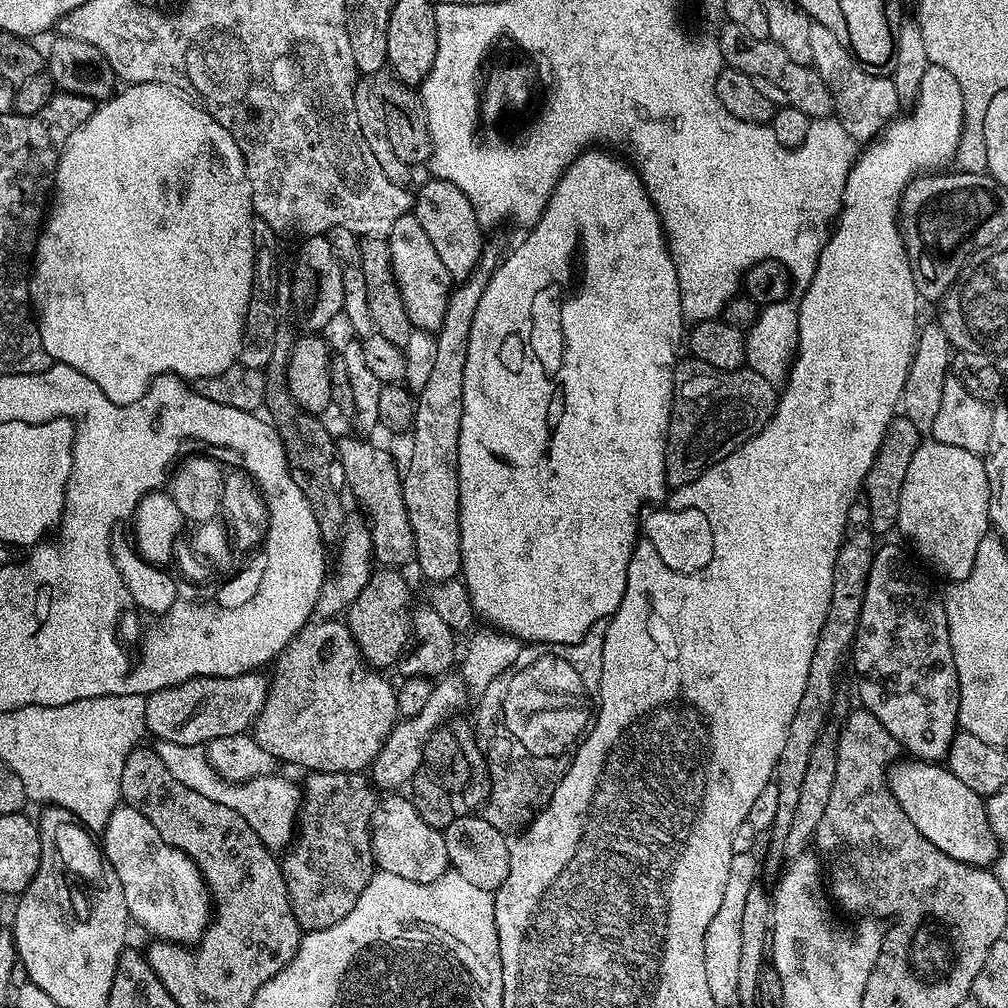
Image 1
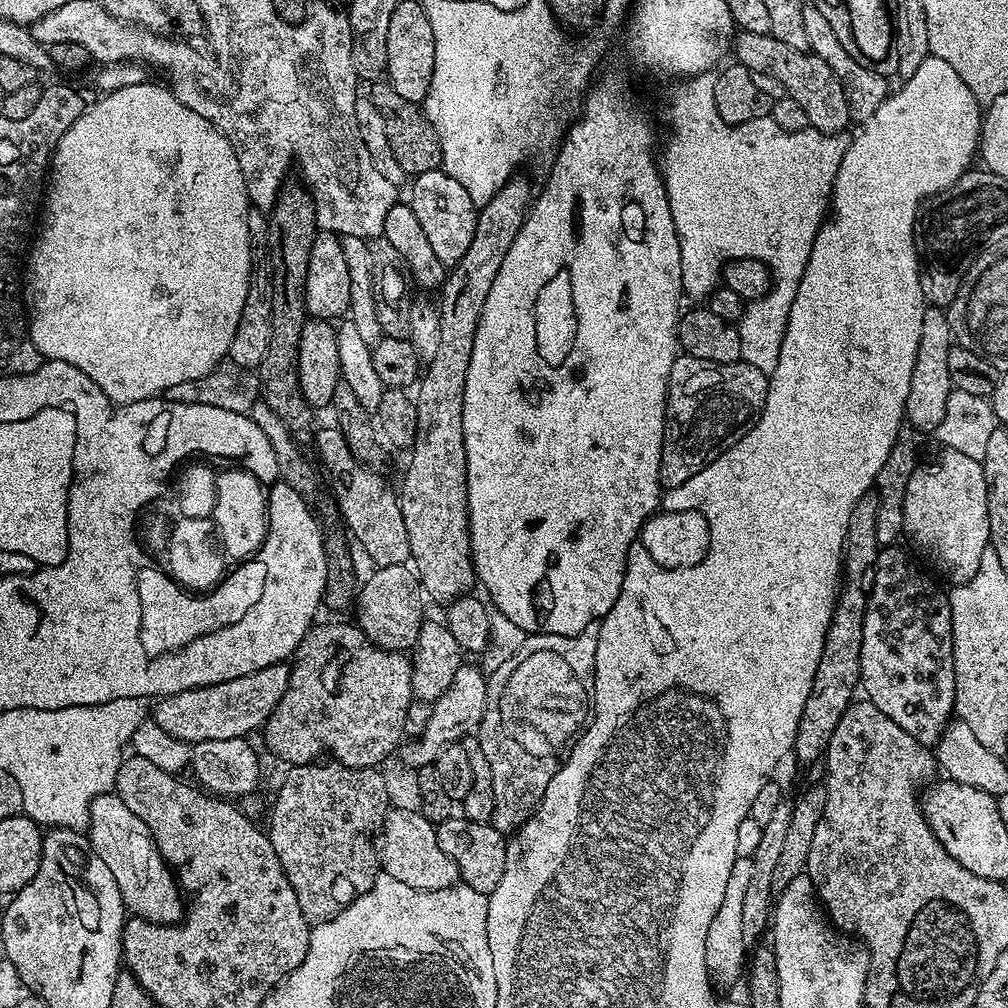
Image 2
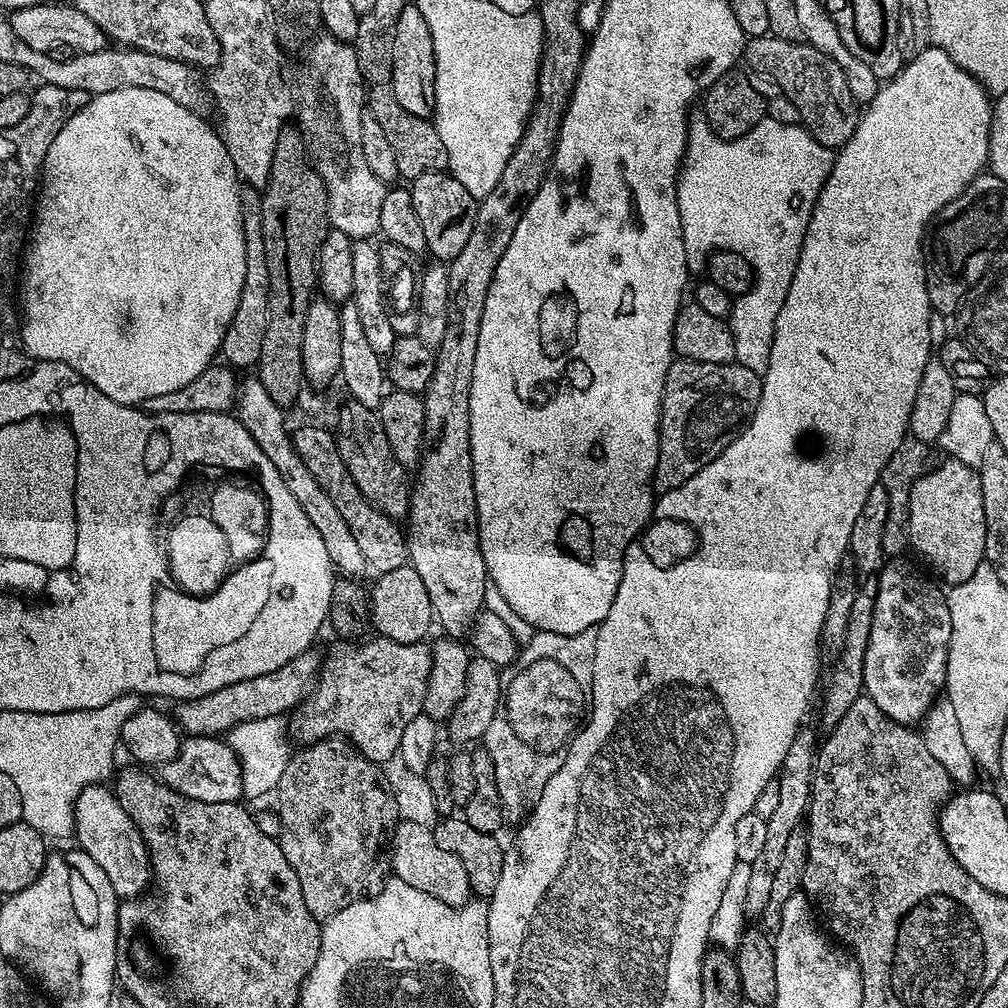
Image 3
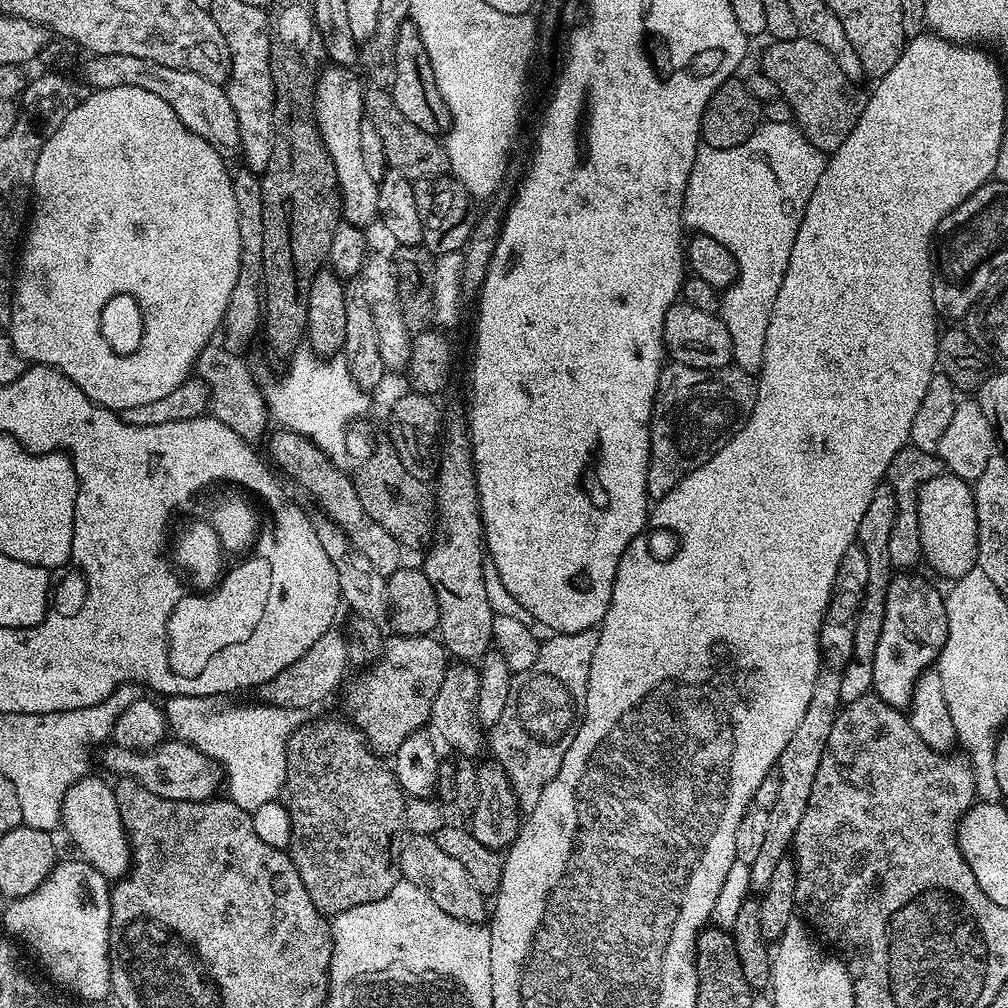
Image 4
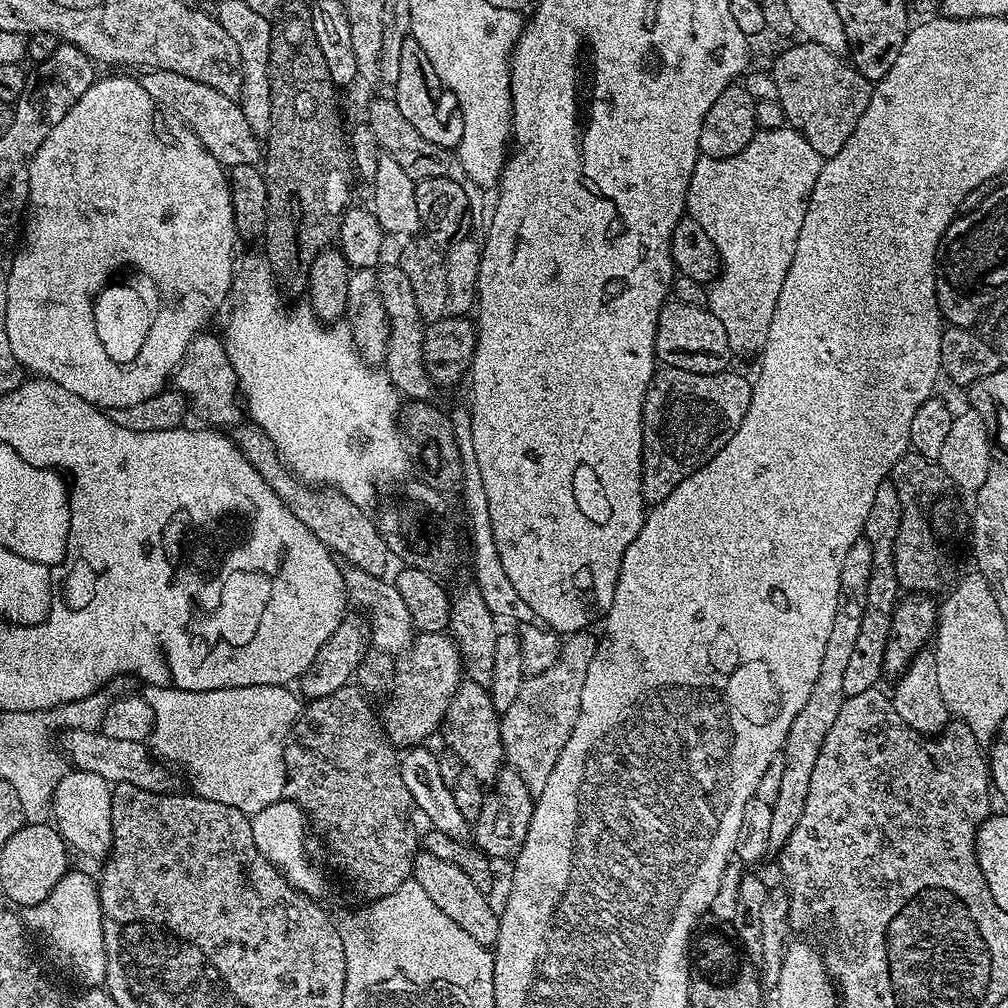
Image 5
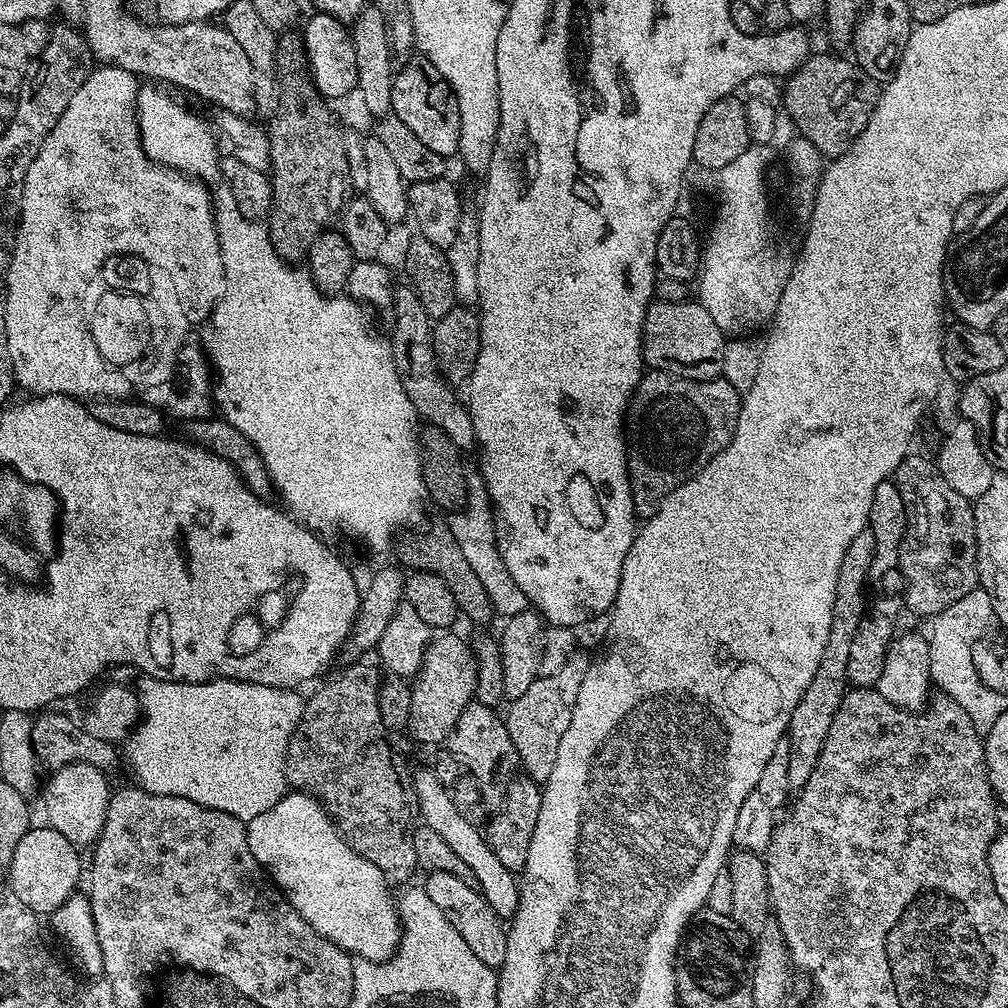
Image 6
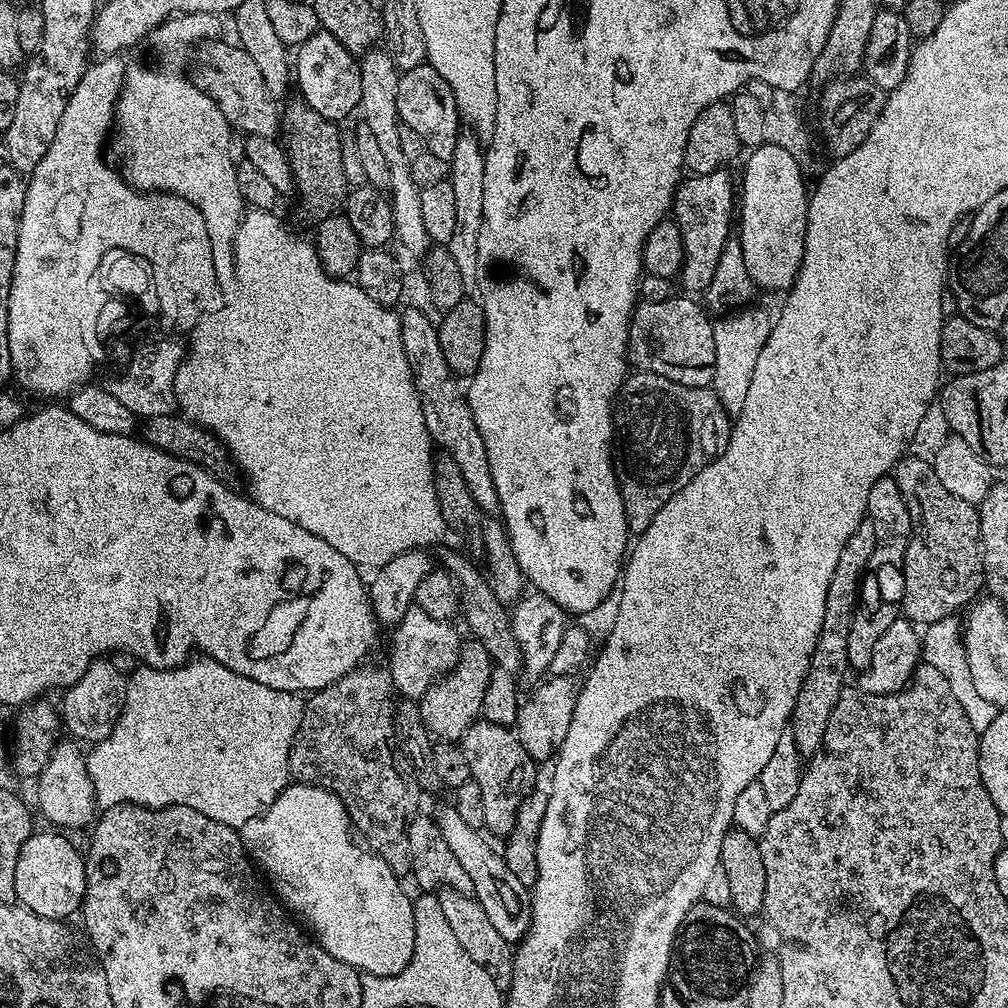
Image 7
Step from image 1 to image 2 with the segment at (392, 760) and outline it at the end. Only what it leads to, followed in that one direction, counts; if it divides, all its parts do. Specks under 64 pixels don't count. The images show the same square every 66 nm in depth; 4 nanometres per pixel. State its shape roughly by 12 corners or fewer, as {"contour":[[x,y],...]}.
{"contour":[[461,663],[418,738],[399,749],[415,770],[479,729],[488,676]]}

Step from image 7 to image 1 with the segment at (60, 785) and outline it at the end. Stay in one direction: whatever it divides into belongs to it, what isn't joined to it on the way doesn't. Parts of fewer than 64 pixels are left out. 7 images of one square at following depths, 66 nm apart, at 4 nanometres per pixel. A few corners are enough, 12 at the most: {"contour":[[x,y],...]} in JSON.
{"contour":[[118,806],[102,851],[129,917],[195,945],[212,894],[196,863]]}

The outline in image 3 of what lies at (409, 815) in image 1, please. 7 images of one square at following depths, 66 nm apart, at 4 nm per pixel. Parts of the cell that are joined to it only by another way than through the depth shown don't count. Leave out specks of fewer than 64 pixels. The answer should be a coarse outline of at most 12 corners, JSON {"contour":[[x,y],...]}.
{"contour":[[406,820],[390,841],[395,879],[461,908],[473,895],[432,828]]}

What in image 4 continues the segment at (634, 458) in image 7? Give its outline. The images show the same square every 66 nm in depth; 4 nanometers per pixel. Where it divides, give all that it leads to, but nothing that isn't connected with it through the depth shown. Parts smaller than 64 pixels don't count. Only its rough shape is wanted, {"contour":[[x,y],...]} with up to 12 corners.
{"contour":[[665,363],[649,501],[742,430],[753,373]]}

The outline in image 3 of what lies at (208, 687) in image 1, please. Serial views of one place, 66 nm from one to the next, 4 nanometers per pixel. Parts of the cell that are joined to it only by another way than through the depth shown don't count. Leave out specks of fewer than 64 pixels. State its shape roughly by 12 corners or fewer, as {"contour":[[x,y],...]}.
{"contour":[[306,651],[270,674],[179,701],[188,736],[220,738],[242,722],[297,709],[319,677]]}

